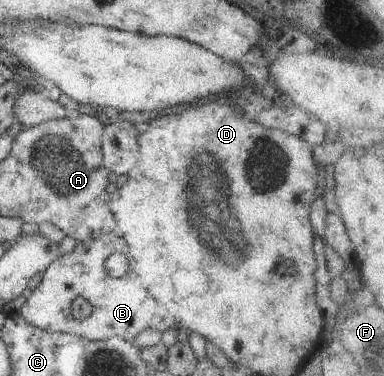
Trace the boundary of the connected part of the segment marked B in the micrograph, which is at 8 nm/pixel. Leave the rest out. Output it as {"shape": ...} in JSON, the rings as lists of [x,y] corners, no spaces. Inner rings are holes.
{"shape":[[[116,232],[105,234],[95,240],[83,243],[77,242],[77,246],[73,251],[55,259],[55,261],[45,269],[41,283],[31,291],[31,297],[23,303],[23,307],[19,309],[18,313],[27,323],[31,323],[31,325],[39,327],[39,329],[47,331],[47,333],[59,332],[73,334],[95,342],[109,340],[113,337],[121,337],[121,339],[132,343],[135,337],[146,329],[157,330],[162,333],[169,329],[176,329],[178,327],[177,319],[169,313],[165,305],[157,303],[147,292],[147,289],[145,289],[143,285],[140,285],[133,271],[132,264],[131,270],[120,279],[114,279],[107,274],[104,263],[112,253],[125,255],[131,264],[129,247],[127,247],[127,243],[125,243]],[[77,297],[83,297],[83,299],[87,300],[91,304],[91,307],[93,307],[91,315],[83,319],[83,321],[75,319],[72,315],[71,306],[73,299],[77,299]]]}

